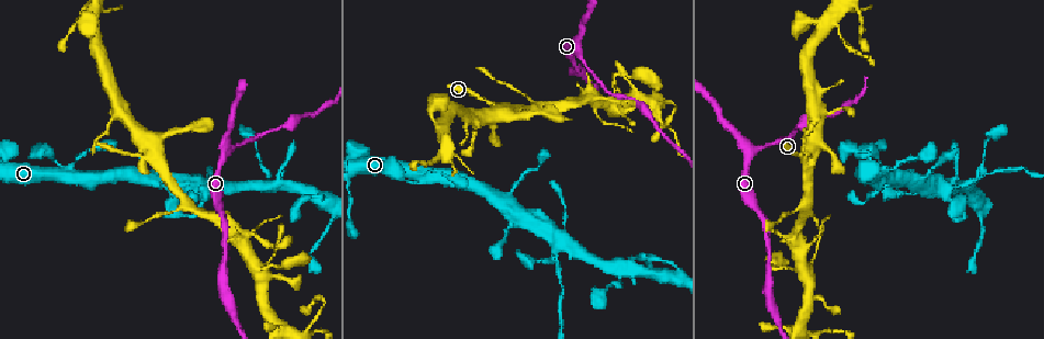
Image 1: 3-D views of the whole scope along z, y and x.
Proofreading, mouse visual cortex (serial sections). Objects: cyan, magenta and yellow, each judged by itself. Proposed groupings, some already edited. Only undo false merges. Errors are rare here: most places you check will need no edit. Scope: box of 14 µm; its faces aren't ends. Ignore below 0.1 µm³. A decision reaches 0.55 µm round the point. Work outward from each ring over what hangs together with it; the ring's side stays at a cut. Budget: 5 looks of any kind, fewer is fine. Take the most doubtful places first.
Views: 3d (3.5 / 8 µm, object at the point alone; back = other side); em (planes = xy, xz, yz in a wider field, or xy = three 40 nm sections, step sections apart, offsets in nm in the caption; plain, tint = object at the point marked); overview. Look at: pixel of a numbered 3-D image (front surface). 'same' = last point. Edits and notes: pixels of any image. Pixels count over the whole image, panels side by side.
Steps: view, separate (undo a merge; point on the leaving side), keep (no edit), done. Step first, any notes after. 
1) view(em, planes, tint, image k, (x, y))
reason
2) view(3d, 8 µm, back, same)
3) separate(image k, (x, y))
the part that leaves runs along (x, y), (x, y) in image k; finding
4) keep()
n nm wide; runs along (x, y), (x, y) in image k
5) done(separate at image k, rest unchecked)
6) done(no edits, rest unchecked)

view(3d, 3.5 µm, image 1, (487, 103))
arms part here

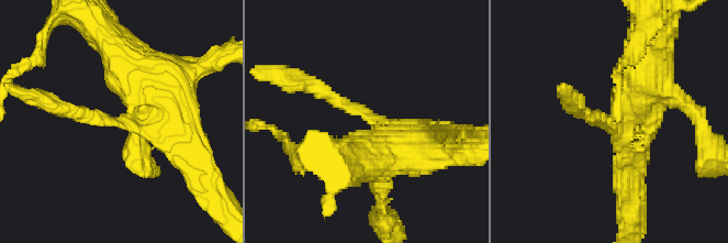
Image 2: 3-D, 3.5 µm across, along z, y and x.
view(em, xy, step 1, tint, image 2, (365, 116))
need the tissue

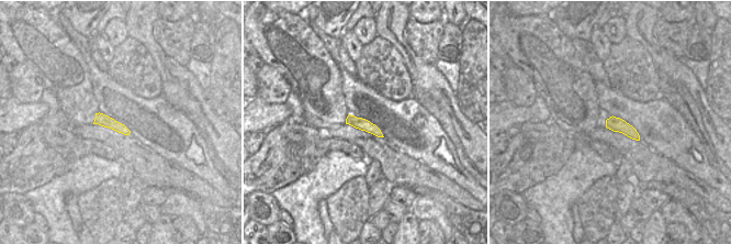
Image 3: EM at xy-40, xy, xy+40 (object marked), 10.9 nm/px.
keep()
one cell here

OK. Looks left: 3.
view(3d, 3.5 µm, image 1, (945, 194))
thin neck

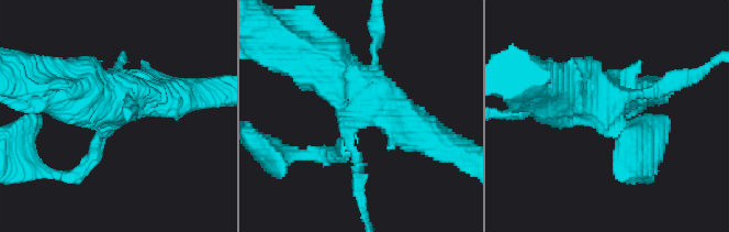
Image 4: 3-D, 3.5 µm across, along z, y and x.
keep()
runs along (304, 54), (429, 139) in image 4; all the same cell

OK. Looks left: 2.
done(no edits, rest unchecked)

